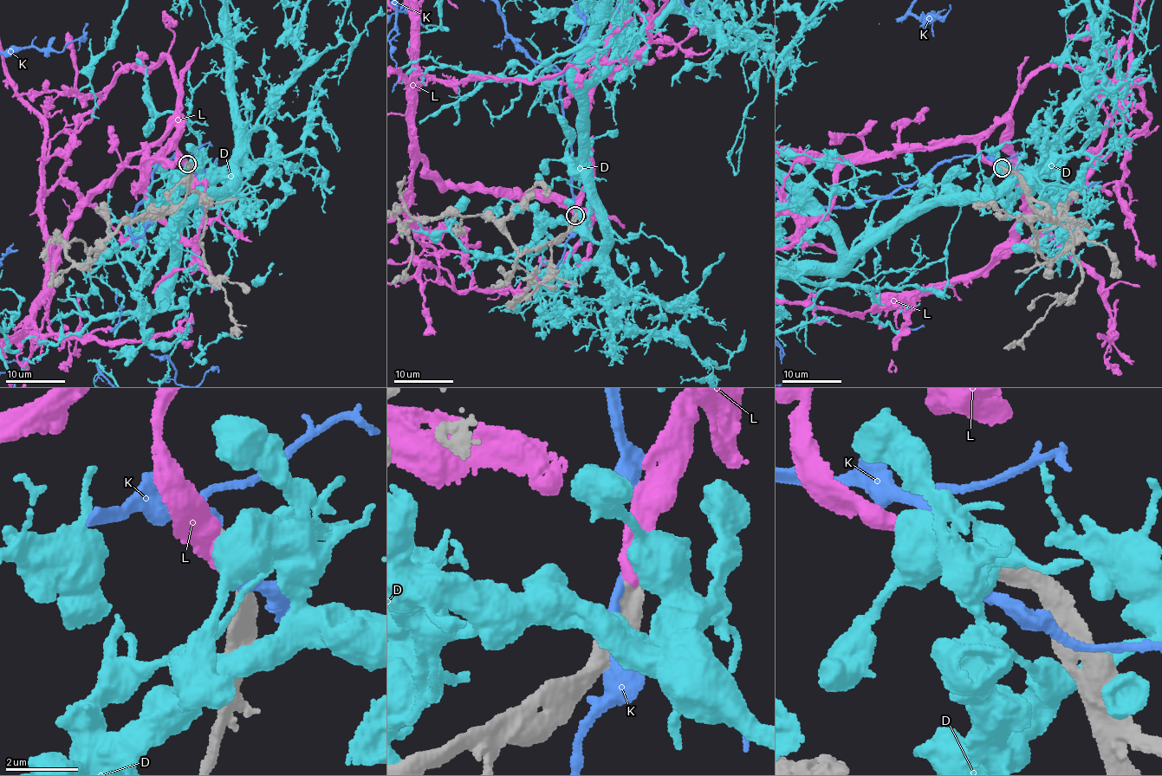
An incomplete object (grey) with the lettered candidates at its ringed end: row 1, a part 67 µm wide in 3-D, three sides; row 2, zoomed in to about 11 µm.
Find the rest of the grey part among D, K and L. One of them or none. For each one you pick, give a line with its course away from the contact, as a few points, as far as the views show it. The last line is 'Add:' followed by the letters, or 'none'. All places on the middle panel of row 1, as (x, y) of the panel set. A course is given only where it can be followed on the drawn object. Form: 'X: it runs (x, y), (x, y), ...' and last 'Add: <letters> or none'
Add: L

